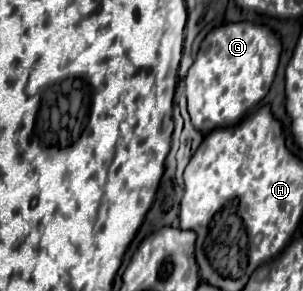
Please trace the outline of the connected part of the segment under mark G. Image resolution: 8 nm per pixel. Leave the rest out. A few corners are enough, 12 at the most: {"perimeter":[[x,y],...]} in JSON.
{"perimeter":[[210,30],[184,80],[194,128],[238,124],[270,90],[280,36]]}

